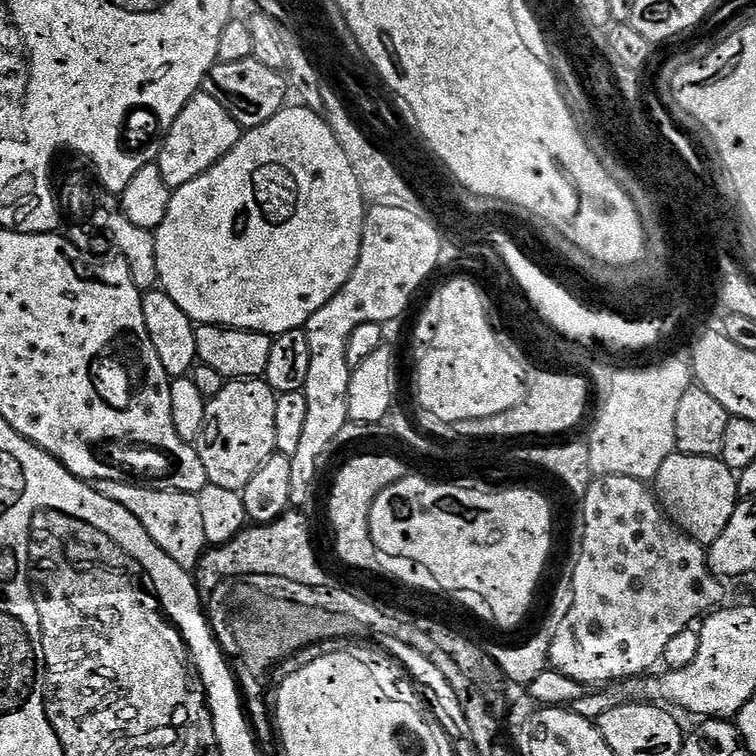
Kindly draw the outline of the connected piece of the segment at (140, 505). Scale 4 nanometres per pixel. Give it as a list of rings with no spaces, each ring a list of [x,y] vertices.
[[[105,479],[93,481],[92,485],[96,493],[102,494],[110,501],[118,502],[134,514],[146,532],[154,538],[155,544],[183,569],[190,572],[199,564],[208,543],[197,495],[126,486],[120,482],[106,482]]]

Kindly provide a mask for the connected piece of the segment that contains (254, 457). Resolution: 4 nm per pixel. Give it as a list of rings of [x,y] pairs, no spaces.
[[[230,380],[218,398],[207,401],[205,420],[194,447],[206,466],[210,484],[243,493],[262,465],[276,452],[274,442],[274,406],[277,393],[267,380]]]

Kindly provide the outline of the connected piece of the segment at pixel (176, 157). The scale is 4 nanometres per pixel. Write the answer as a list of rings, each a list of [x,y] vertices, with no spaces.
[[[197,94],[180,110],[178,118],[163,133],[164,145],[158,148],[158,163],[166,186],[173,190],[194,182],[203,172],[209,172],[224,155],[240,141],[242,129],[222,106],[206,94]]]

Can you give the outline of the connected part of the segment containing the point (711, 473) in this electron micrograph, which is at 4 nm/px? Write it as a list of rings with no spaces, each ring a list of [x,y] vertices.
[[[673,452],[662,462],[654,481],[654,495],[667,519],[691,540],[710,546],[726,530],[738,503],[738,476],[714,456]]]

